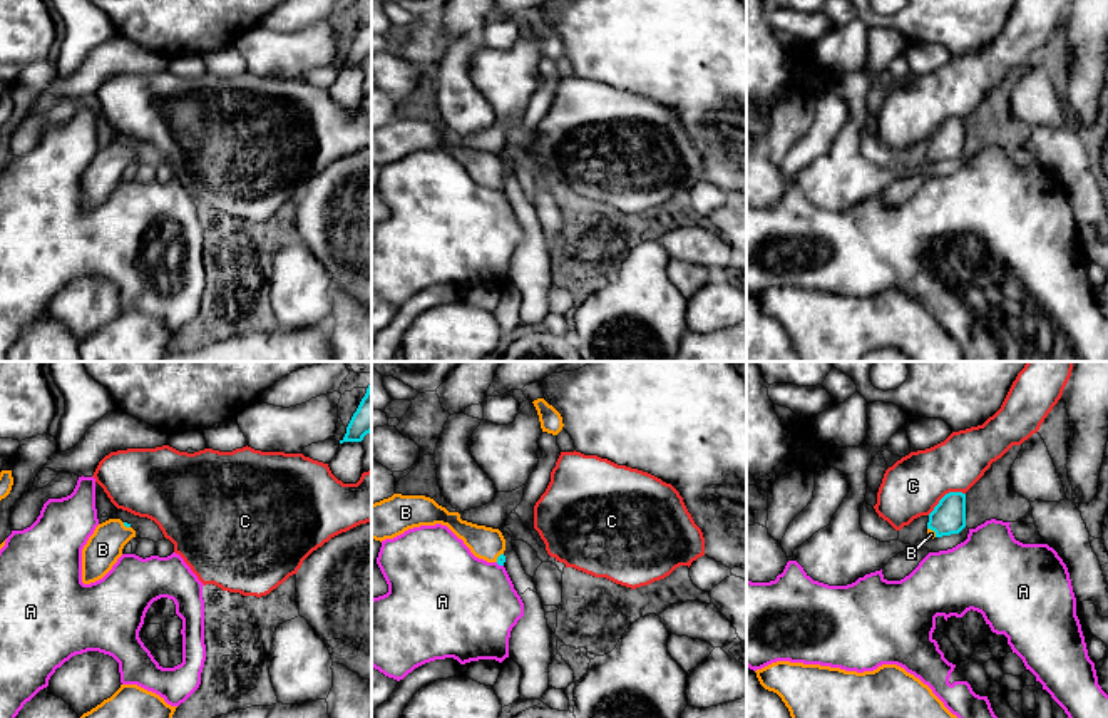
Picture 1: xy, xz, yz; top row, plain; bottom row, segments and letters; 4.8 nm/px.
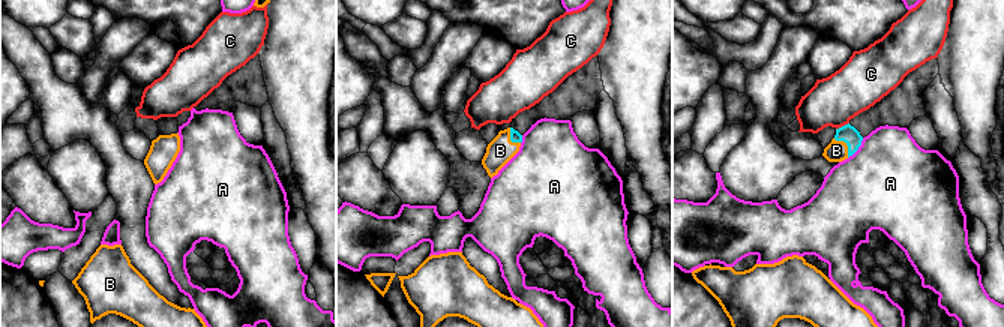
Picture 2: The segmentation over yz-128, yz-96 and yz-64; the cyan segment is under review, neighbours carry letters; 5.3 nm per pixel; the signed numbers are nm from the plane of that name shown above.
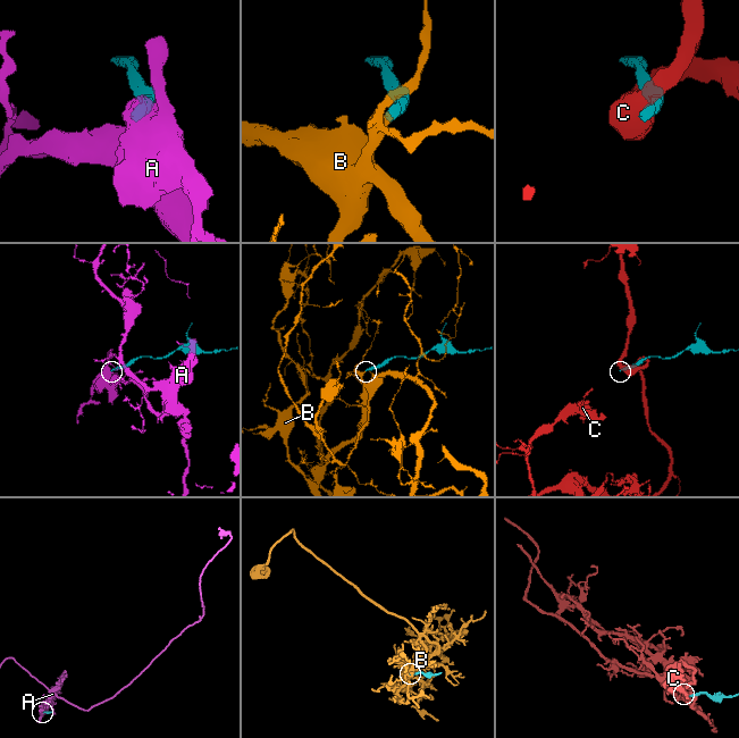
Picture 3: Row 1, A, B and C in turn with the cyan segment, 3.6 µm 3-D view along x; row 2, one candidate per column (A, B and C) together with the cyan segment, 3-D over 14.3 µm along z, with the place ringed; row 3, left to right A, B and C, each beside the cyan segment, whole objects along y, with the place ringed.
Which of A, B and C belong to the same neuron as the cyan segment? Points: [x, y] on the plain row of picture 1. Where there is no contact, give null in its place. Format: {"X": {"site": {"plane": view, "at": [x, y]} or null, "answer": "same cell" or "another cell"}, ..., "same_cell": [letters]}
{"A": {"site": {"plane": "xz", "at": [499, 189]}, "answer": "another cell"}, "B": {"site": {"plane": "yz", "at": [933, 154]}, "answer": "same cell"}, "C": {"site": {"plane": "yz", "at": [944, 121]}, "answer": "another cell"}, "same_cell": ["B"]}

